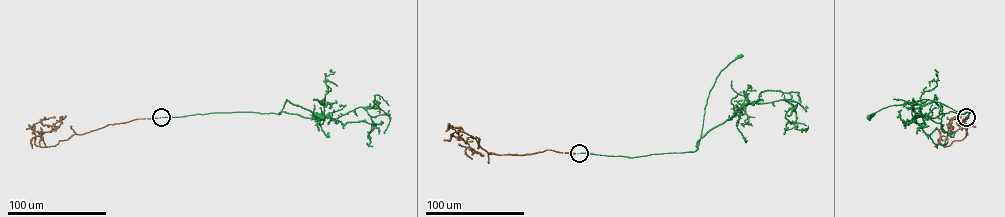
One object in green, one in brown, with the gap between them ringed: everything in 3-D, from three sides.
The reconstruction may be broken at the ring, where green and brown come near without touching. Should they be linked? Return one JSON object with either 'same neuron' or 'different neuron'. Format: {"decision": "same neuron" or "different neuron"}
{"decision": "different neuron"}

